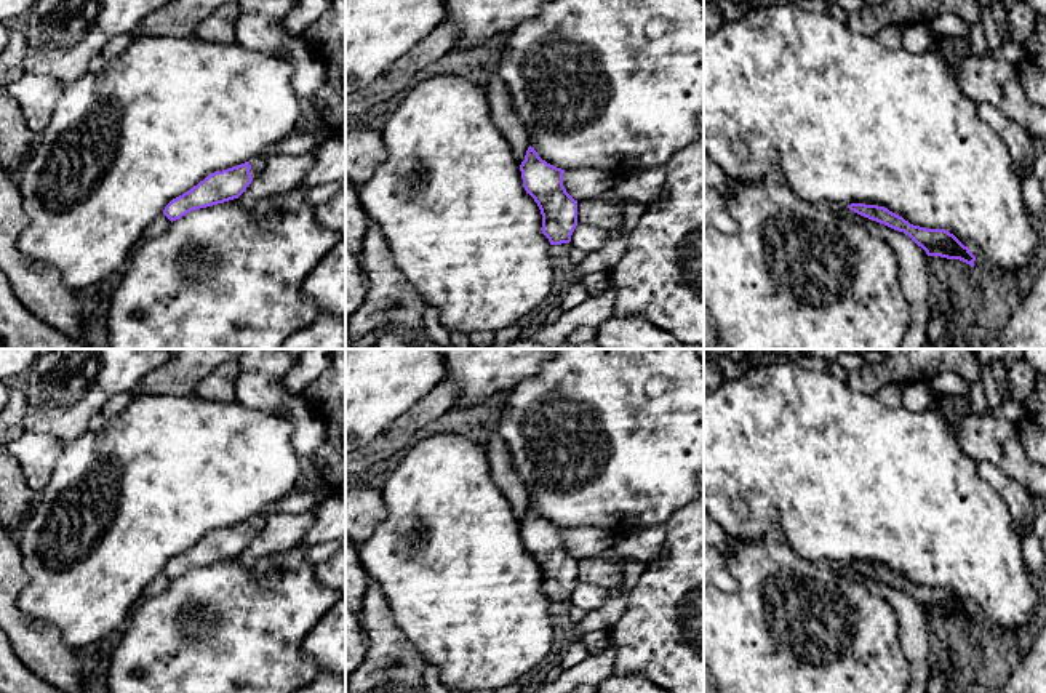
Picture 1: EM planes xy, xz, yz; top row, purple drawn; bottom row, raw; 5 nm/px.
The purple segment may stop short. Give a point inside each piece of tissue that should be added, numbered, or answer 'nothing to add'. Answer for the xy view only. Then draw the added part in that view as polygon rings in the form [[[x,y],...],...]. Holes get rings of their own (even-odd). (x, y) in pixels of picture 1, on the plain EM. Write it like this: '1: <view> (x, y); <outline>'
1: xy (258, 520); [[[261,512],[261,514],[256,514],[250,519],[250,523],[251,523],[250,531],[251,531],[253,536],[256,536],[264,528],[265,515],[267,514]]]

